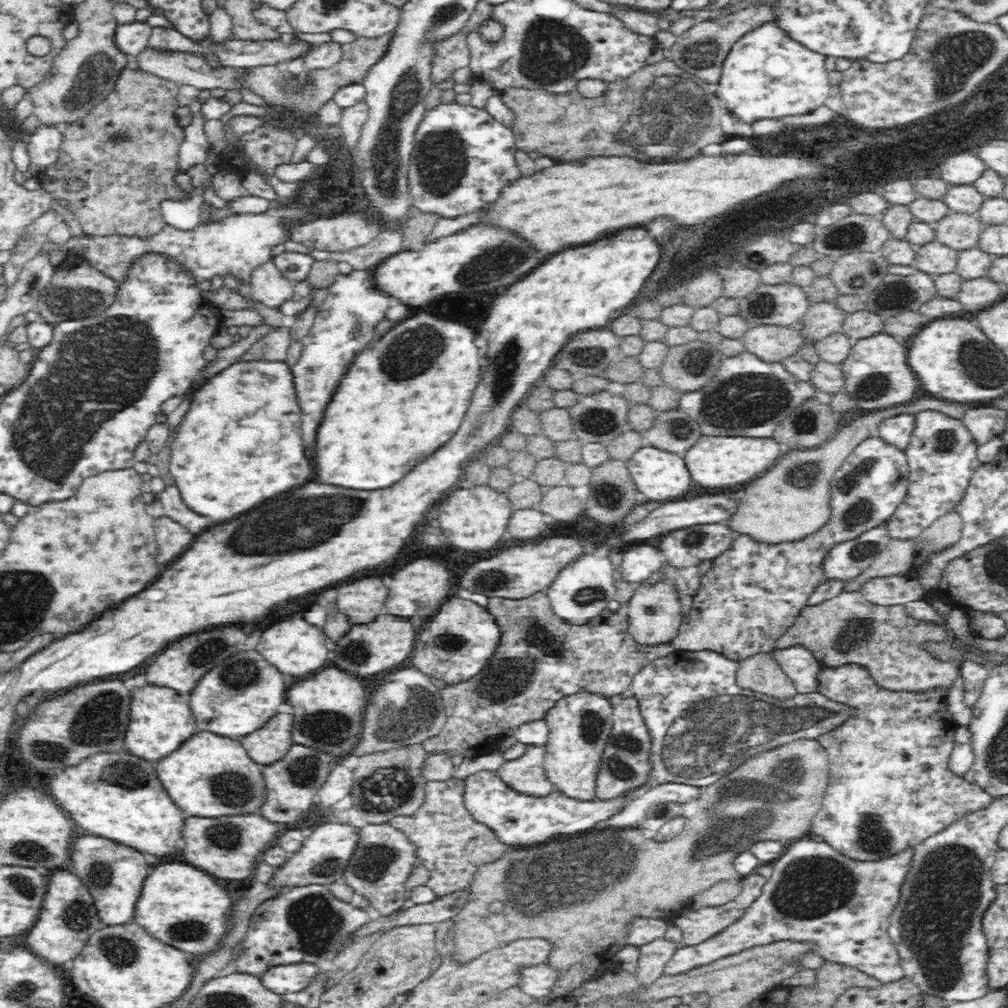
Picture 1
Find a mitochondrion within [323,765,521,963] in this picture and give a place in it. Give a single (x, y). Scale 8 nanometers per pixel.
(374, 861)

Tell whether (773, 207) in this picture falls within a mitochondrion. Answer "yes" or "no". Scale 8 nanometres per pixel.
no

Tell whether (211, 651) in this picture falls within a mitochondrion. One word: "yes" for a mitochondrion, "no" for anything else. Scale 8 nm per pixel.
yes

